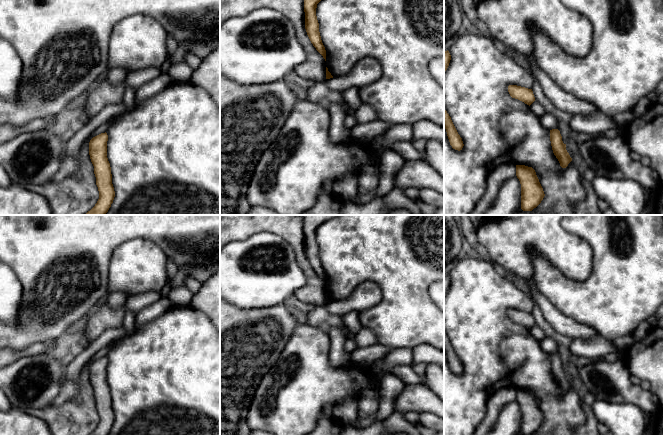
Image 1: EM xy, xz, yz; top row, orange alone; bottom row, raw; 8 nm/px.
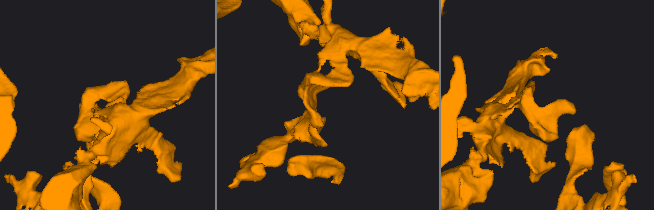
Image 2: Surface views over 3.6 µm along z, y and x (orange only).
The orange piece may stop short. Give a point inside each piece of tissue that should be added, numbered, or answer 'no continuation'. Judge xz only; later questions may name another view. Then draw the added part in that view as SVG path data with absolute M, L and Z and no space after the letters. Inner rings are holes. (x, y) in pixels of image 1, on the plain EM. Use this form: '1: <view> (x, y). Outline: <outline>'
no continuation

